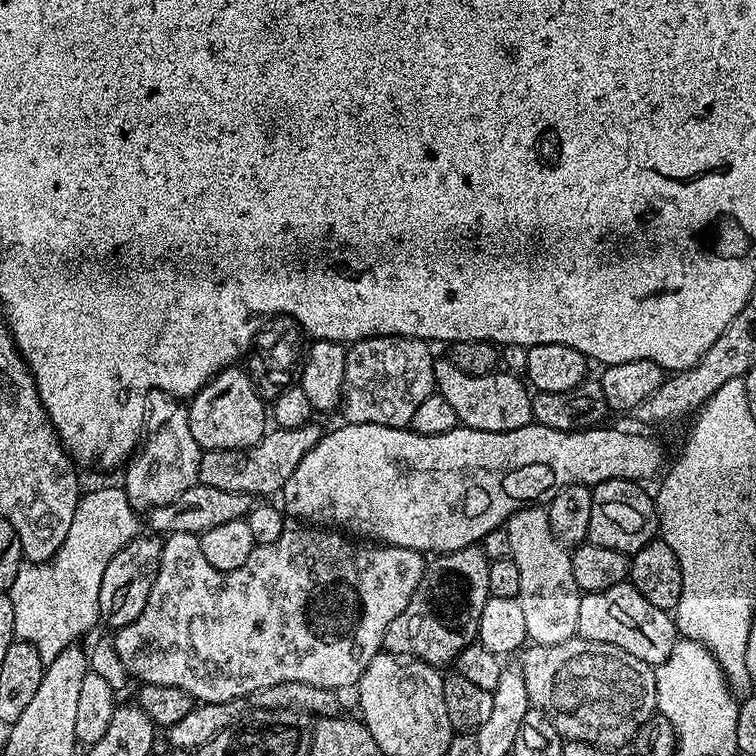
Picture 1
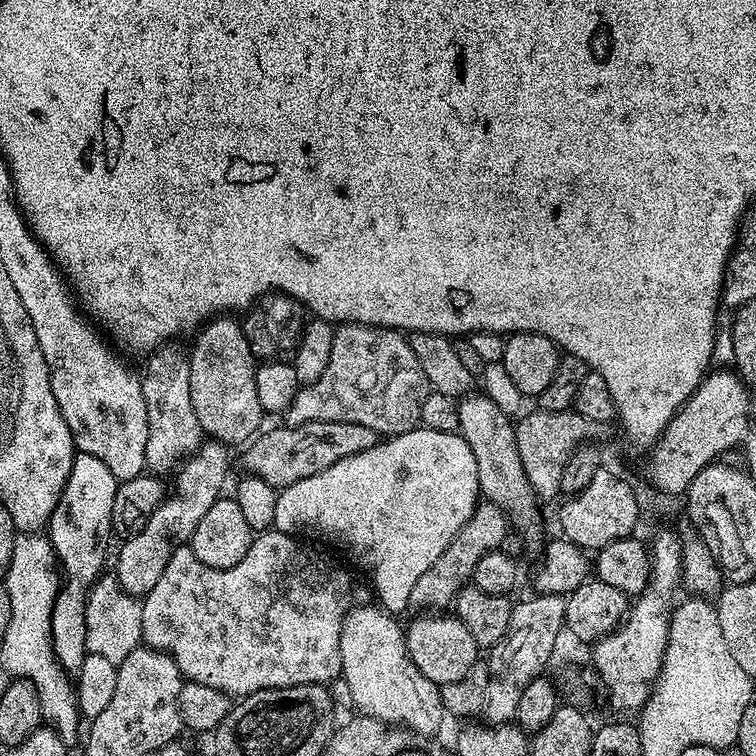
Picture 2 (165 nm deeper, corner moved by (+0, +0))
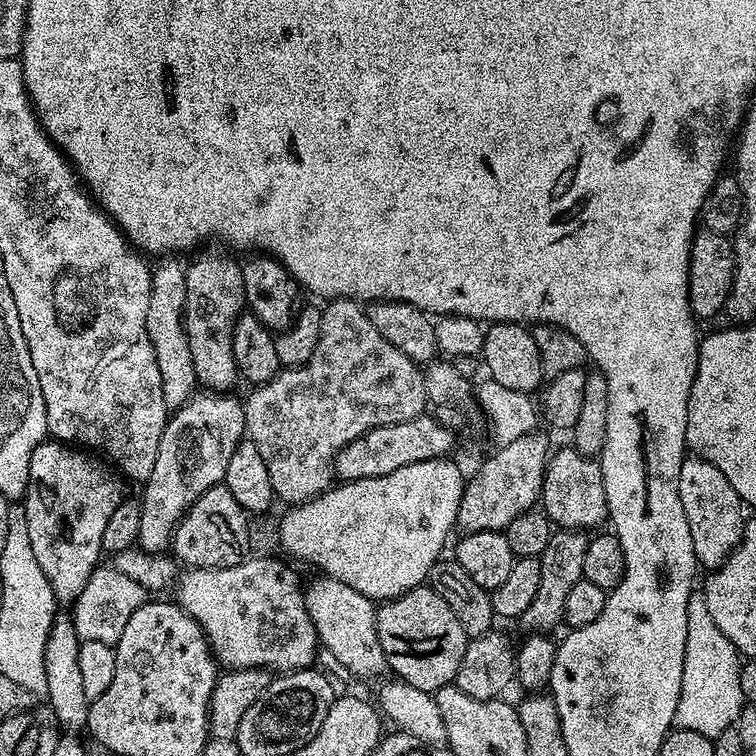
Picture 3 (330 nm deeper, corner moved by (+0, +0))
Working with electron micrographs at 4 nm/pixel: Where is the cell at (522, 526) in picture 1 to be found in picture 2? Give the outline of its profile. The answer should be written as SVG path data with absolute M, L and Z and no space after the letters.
M476 395L463 397L459 401L460 408L455 409L455 414L458 431L474 453L481 497L487 503L501 508L514 525L515 531L520 533L529 545L539 545L541 505L535 490L532 489L532 483L526 478L526 470L522 470L513 417L500 410L489 396Z

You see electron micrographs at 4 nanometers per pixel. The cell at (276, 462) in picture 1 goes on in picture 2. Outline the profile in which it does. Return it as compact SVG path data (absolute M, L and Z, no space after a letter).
M306 422L283 427L261 431L243 449L243 471L262 478L262 482L270 482L277 490L294 486L294 482L302 482L302 478L310 478L310 474L318 474L326 466L342 462L342 458L362 454L362 450L370 450L378 443L377 432L354 422Z

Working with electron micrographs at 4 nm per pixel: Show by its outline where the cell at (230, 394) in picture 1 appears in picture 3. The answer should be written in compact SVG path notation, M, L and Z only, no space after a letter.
M227 251L204 252L201 256L193 255L192 261L187 261L186 274L186 306L184 307L184 329L186 338L190 342L190 358L194 358L194 370L197 381L208 390L228 390L232 383L237 383L238 373L234 360L234 346L232 345L232 331L236 325L237 316L245 311L243 288L243 270L241 261L236 261Z

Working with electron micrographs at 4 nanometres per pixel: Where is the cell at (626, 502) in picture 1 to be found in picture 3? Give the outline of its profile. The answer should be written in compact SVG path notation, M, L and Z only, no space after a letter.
M565 446L561 452L553 451L548 458L539 503L549 520L560 530L589 530L588 528L594 527L595 524L605 523L608 520L608 503L599 459L583 456L571 446Z

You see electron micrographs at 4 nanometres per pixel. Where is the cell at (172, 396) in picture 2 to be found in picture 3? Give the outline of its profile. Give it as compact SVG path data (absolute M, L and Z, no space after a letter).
M164 258L159 261L160 265L155 265L152 268L152 289L150 290L150 306L146 310L146 330L150 334L150 342L154 346L154 358L158 362L158 374L162 374L162 398L164 399L164 404L169 410L175 410L182 407L185 402L189 400L193 392L197 391L198 381L196 378L196 371L194 370L194 358L190 358L190 342L186 338L186 330L184 329L184 307L186 306L186 274L184 273L185 265L183 263L179 264L179 259L176 258Z

